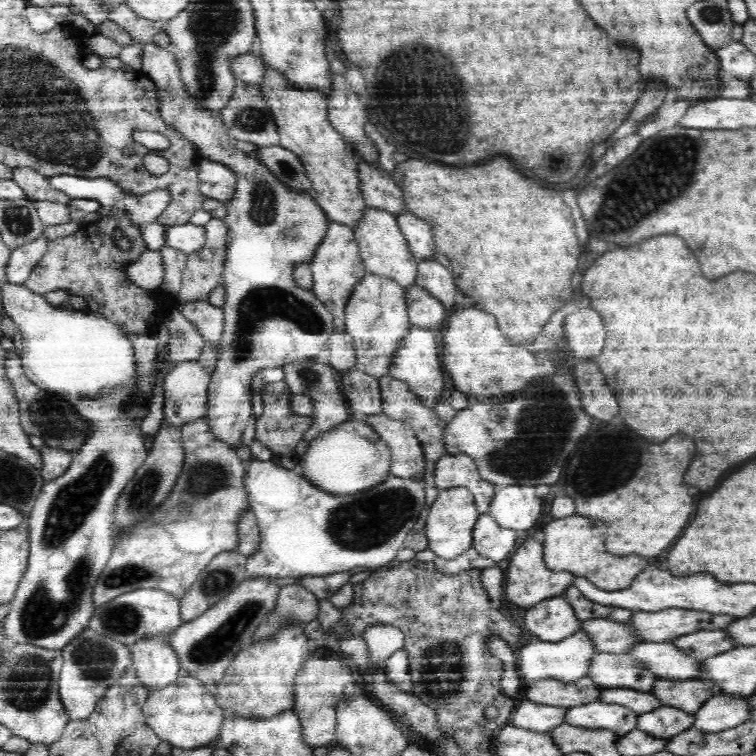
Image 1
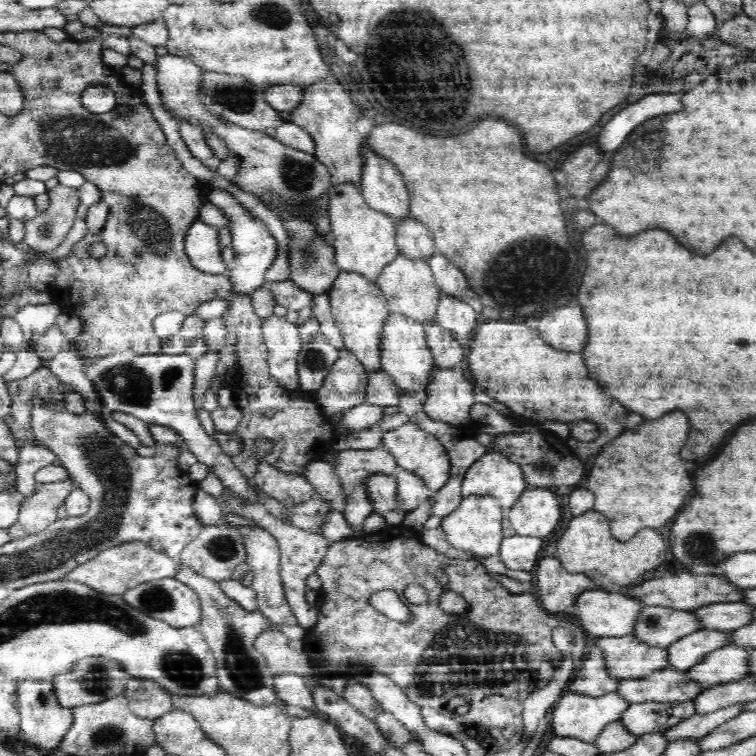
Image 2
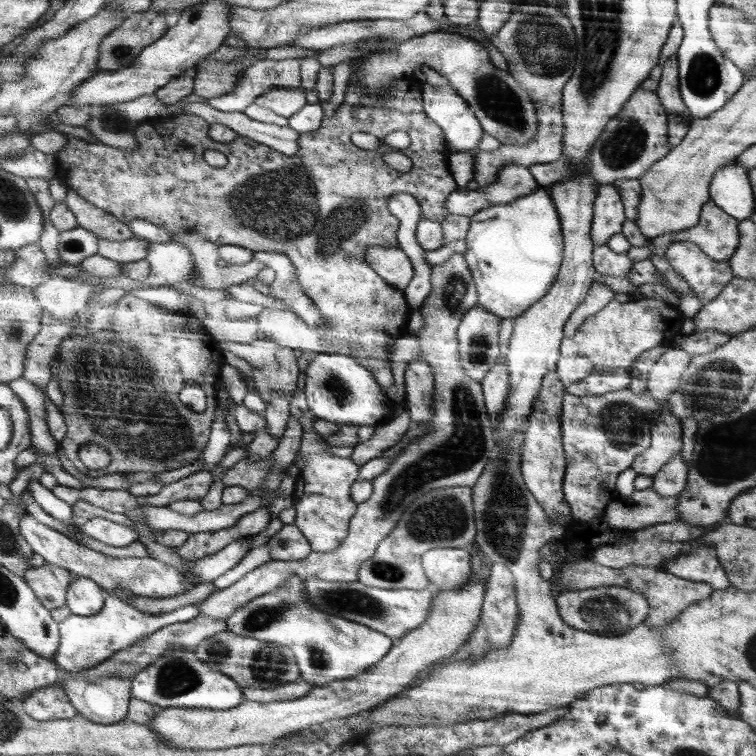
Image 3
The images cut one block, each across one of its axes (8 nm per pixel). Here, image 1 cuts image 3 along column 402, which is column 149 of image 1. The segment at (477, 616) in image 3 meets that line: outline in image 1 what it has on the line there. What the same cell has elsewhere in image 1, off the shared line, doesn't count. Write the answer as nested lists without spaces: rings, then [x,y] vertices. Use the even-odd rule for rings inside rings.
[[[167,634],[144,638],[129,648],[133,659],[132,668],[148,692],[163,689],[179,678],[181,665],[167,644]]]

